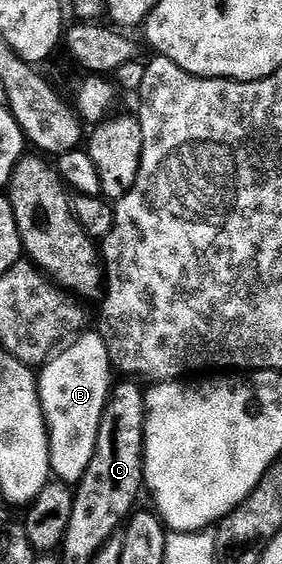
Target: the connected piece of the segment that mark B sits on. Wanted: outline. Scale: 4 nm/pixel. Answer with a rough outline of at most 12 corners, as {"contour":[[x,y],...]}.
{"contour":[[100,332],[39,373],[52,474],[75,487],[115,388]]}

